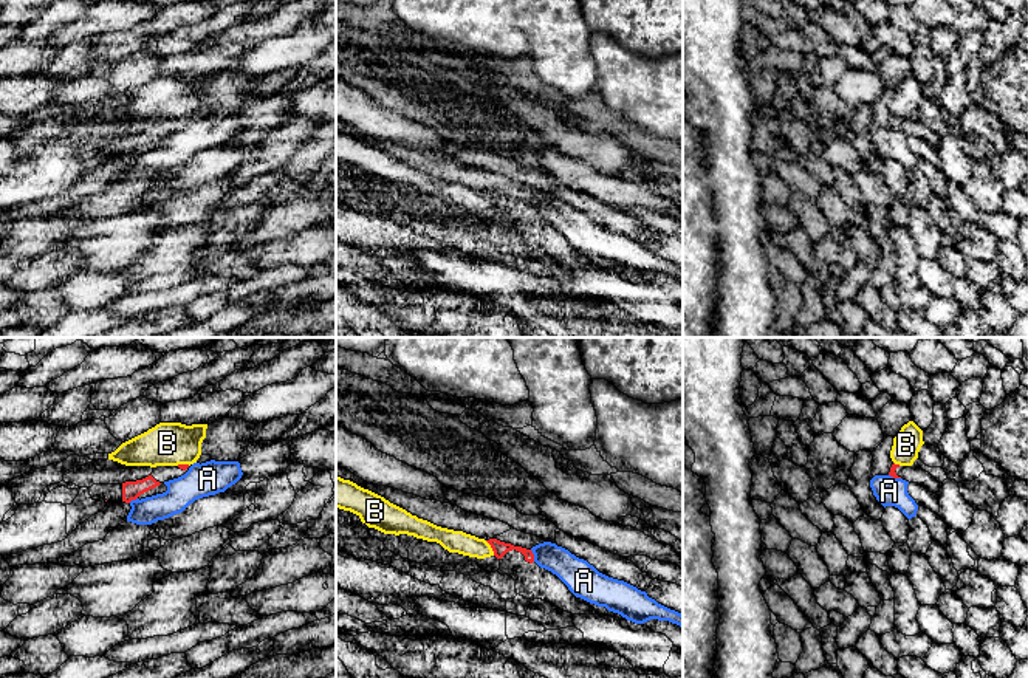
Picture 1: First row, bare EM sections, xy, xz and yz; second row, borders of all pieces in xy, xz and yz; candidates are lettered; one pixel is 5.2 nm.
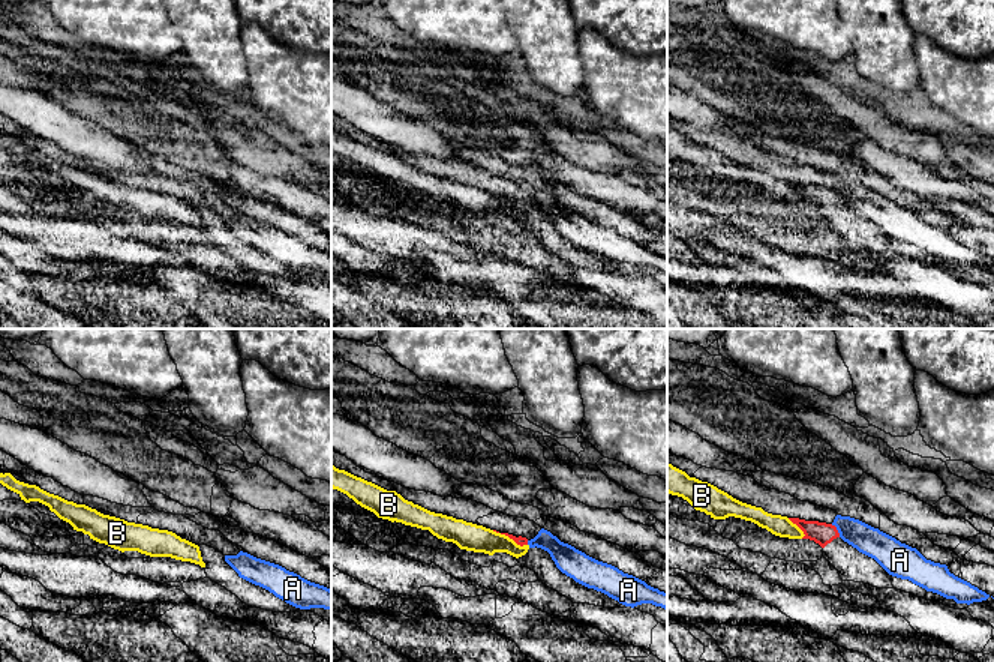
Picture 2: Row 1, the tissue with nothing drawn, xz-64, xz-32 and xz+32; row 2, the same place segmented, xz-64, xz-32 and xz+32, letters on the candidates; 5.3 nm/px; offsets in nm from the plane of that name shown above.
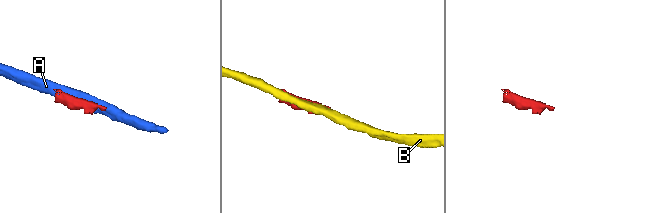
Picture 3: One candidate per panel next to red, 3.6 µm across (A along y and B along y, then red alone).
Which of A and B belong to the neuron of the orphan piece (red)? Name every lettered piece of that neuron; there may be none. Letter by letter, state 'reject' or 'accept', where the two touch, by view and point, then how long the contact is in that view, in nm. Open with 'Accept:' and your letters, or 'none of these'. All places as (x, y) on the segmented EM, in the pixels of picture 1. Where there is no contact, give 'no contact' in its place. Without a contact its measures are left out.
Accept: none of these
A: reject | xz (533, 556) | 70 nm
B: reject | xz (491, 547) | 90 nm

